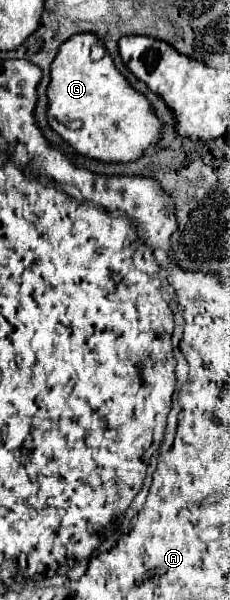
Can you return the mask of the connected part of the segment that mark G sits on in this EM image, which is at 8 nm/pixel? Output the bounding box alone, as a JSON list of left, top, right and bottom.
[47,33,163,163]

